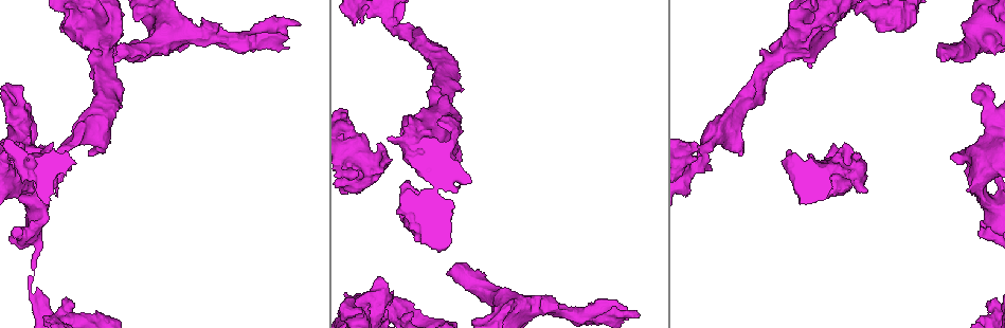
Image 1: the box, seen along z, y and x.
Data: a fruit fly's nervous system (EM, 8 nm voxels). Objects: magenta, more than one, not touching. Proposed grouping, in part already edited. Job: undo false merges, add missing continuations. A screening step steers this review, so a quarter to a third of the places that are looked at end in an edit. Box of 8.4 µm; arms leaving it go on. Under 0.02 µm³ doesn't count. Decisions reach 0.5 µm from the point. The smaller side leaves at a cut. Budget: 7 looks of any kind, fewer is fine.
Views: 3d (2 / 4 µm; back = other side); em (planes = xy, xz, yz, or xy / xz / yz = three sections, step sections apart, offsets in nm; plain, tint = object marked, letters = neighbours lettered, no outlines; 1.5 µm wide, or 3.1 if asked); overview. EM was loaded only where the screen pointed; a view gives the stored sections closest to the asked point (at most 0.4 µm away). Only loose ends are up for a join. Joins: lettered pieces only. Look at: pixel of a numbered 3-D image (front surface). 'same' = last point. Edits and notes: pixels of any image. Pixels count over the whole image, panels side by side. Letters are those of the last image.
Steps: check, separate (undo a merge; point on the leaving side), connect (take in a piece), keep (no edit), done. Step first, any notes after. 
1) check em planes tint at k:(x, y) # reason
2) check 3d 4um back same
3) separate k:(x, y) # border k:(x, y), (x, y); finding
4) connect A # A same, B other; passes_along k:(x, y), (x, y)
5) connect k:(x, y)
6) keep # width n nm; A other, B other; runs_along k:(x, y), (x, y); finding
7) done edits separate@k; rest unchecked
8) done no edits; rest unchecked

check 3d 4um back at 1:(101, 48) # looks like a crossing

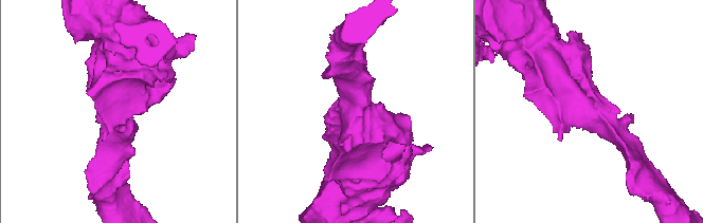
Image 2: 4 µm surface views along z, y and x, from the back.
check em planes letters at 2:(594, 108)

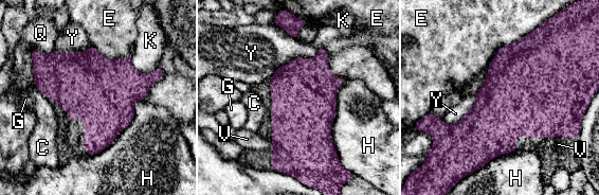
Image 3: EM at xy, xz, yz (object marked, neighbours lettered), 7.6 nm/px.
keep # longest_contact Y 650 nm; C other, E other, G other, H other, K other, Q other, V other, Y other; border 3:(495, 55), (474, 105), (447, 124); continuous, no second cell

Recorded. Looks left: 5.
check em planes tint at 1:(378, 143) # stops while still wide

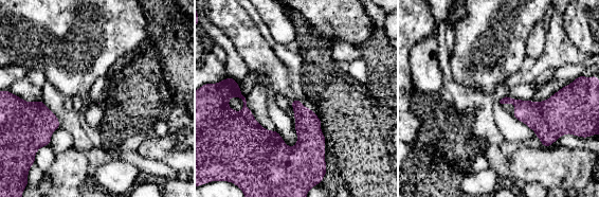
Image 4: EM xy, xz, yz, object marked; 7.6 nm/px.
check em planes letters same

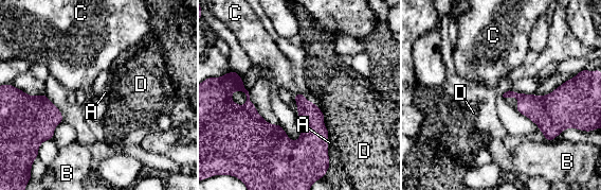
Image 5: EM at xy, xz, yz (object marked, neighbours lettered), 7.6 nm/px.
connect A # A same, B other, C other, D other; the cell continues

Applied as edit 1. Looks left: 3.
check em 3.1um xy step 16 letters at 1:(740, 156) # stops while still wide

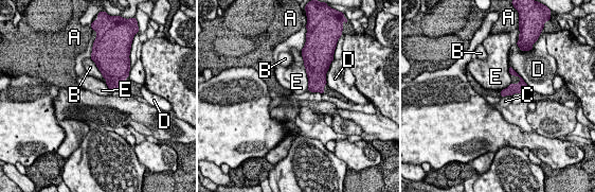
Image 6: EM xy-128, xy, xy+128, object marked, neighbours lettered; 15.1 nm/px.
keep # A other, B other, C other, D other, E other; border 6:(510, 94), (501, 98); none of them fits

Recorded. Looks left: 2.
done edits connect@5; rest unchecked

